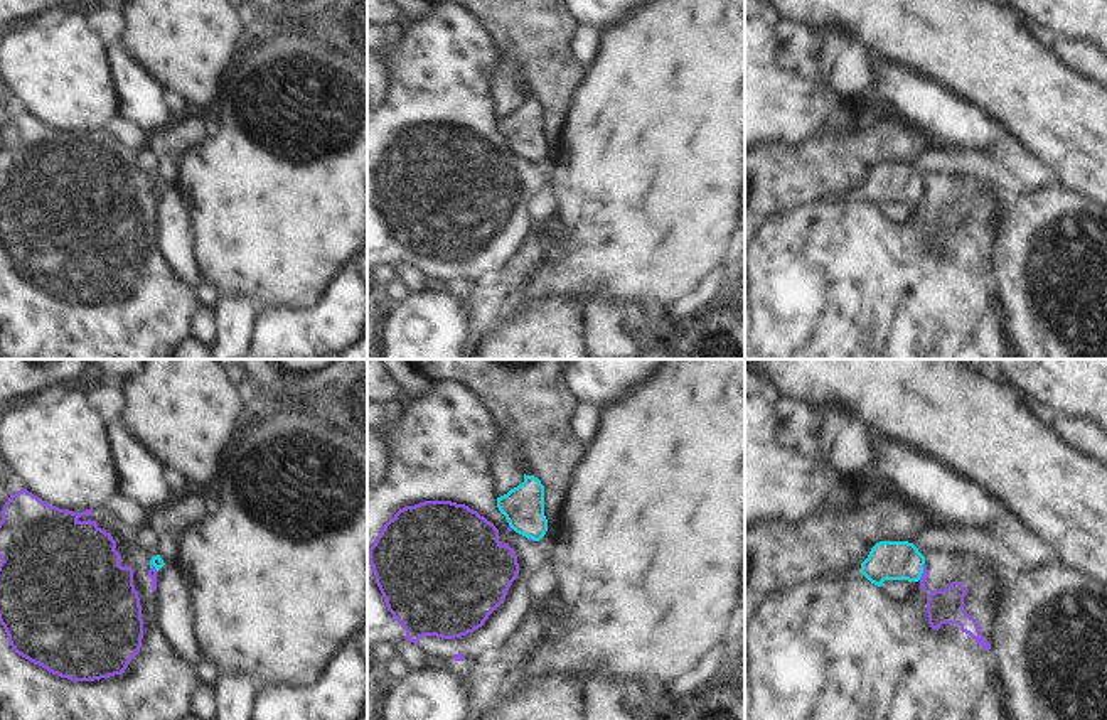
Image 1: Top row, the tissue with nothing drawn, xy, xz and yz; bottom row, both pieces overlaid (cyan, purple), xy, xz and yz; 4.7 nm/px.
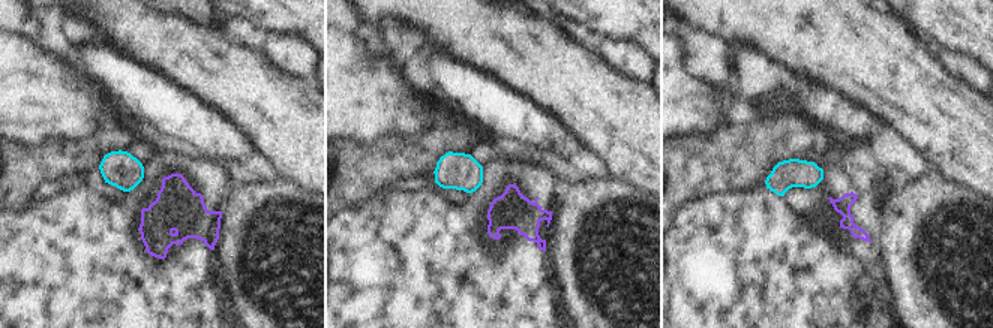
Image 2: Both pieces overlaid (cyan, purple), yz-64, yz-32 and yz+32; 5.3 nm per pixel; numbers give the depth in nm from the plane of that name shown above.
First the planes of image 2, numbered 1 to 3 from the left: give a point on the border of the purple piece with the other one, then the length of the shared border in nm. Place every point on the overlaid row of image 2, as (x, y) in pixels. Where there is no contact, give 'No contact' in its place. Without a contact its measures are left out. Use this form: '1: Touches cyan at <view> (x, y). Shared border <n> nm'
1: No contact
2: No contact
3: No contact

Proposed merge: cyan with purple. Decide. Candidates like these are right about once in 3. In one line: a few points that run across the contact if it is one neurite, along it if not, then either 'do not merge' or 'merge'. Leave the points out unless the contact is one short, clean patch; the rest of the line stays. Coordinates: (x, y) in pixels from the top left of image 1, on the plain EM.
line yz (924, 186), (924, 194), (919, 201); do not merge

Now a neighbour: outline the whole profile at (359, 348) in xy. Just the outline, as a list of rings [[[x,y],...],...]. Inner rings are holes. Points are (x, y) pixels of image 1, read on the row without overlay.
[[[367,319],[364,332],[349,349],[340,352],[340,359],[367,359]]]

